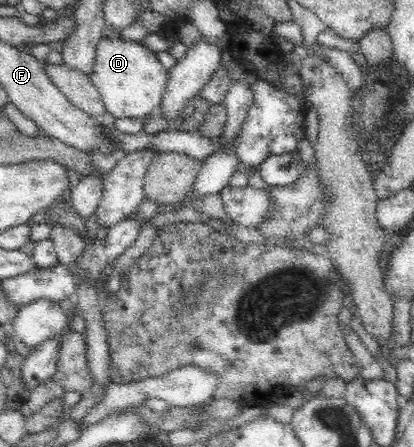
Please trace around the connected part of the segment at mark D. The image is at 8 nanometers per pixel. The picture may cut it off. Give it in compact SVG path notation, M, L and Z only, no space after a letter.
M119 38L98 41L95 63L88 75L91 84L101 95L105 111L116 119L145 119L156 106L161 106L168 80L168 70L162 67L157 53L141 42L124 42Z

